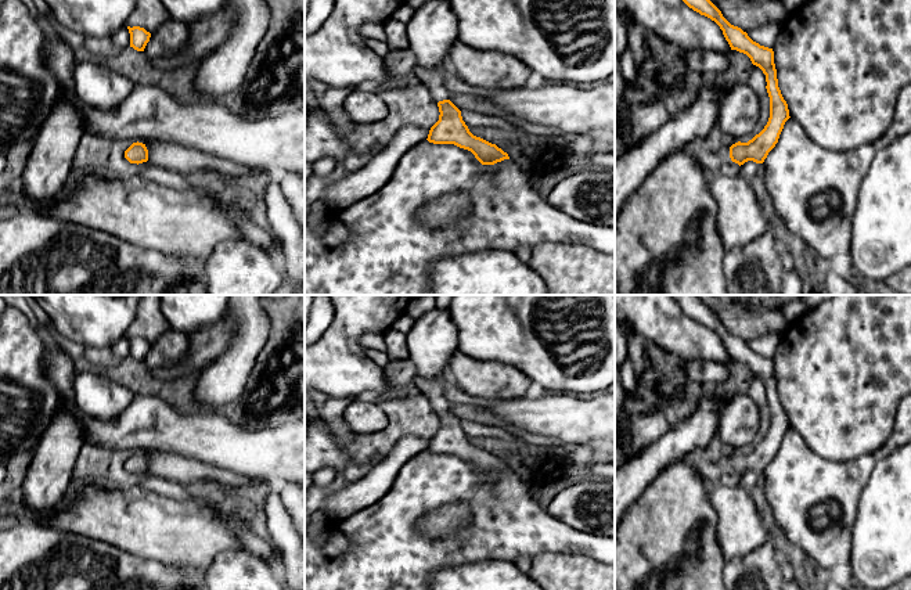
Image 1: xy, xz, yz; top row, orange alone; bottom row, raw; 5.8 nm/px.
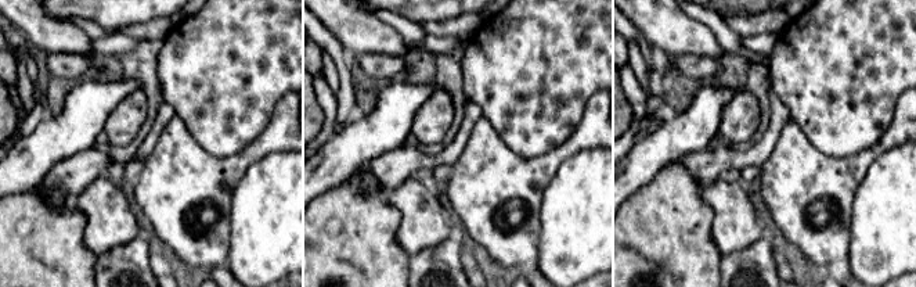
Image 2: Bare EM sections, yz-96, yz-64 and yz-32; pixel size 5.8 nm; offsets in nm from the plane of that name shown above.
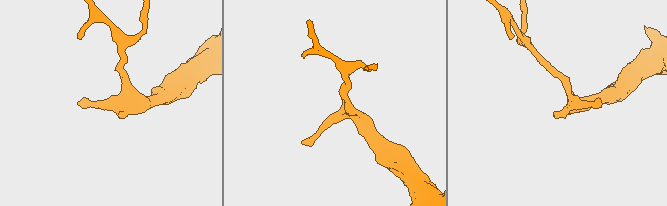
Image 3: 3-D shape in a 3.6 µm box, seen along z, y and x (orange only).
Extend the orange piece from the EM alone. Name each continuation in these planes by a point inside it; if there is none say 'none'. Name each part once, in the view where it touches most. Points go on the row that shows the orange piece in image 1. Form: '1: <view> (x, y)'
1: yz (710, 161)

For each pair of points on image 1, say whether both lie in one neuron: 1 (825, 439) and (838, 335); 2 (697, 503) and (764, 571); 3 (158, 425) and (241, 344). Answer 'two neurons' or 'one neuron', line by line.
1: one neuron
2: two neurons
3: two neurons

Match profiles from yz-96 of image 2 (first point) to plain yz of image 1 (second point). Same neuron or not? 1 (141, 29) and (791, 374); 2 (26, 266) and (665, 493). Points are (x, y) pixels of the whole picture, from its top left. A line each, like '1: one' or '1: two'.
1: two
2: one

